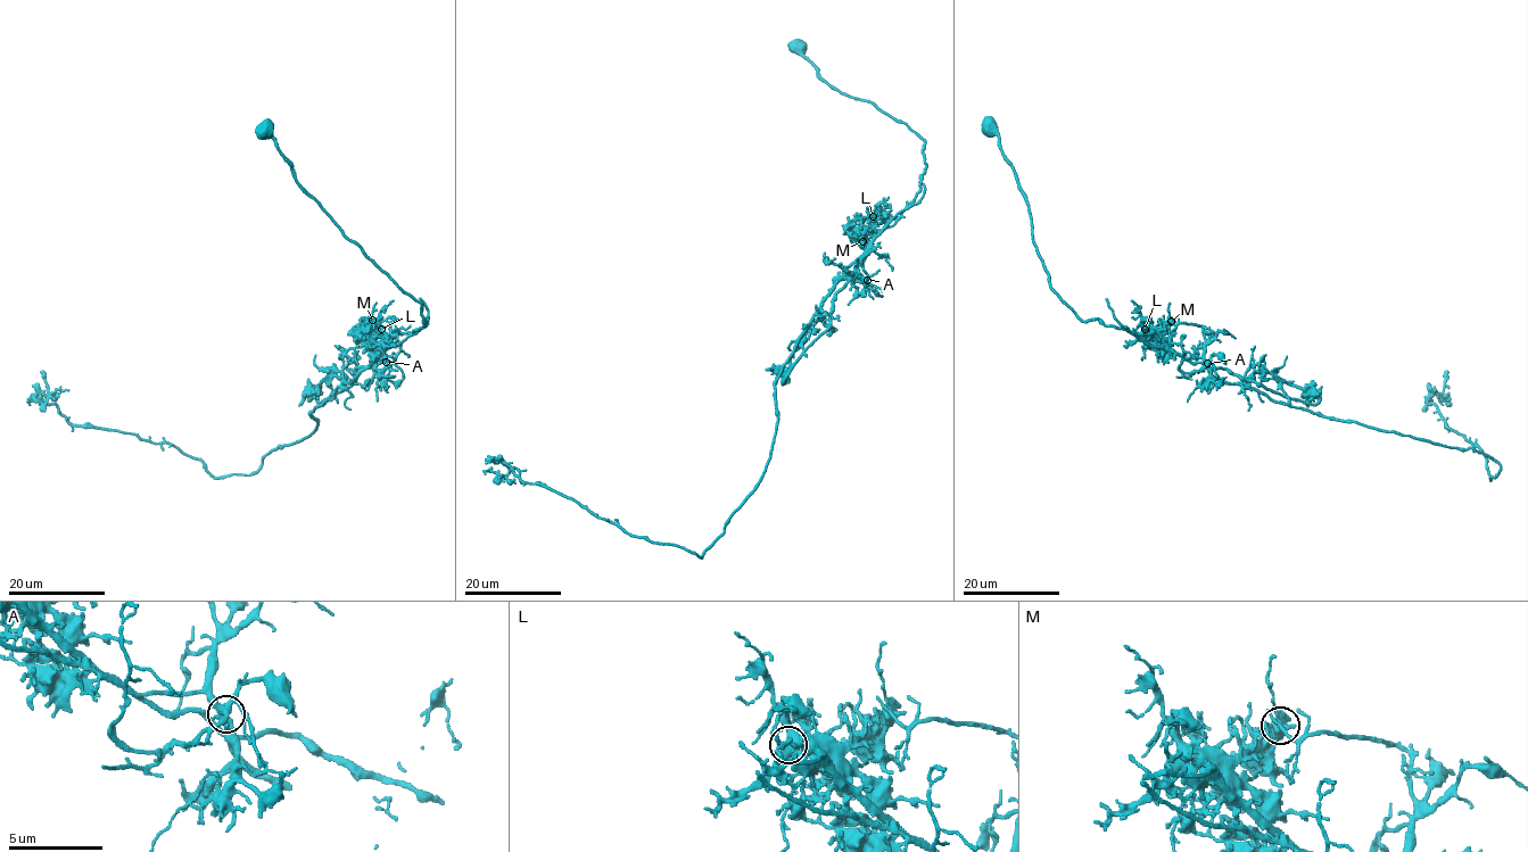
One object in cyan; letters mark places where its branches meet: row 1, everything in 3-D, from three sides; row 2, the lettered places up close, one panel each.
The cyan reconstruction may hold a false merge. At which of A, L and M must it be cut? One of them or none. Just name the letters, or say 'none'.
M

